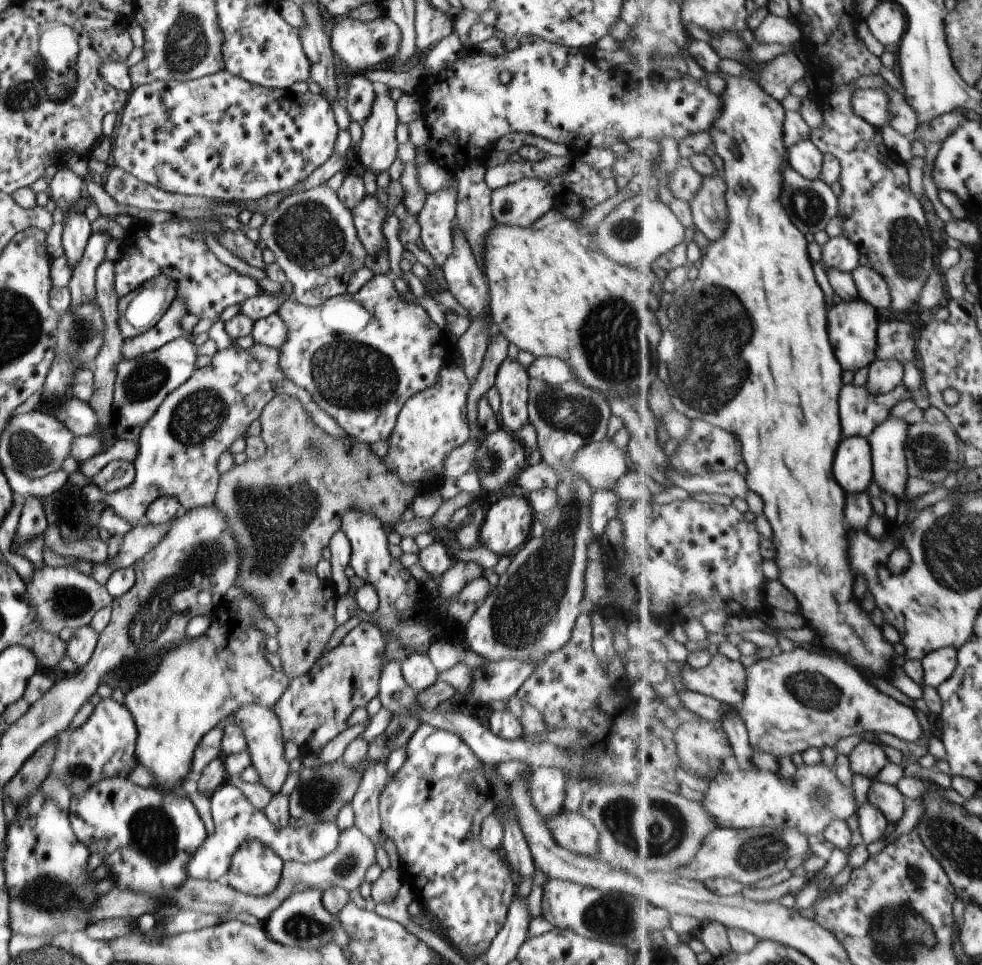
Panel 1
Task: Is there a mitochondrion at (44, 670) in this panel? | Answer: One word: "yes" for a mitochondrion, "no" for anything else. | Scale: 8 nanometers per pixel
no

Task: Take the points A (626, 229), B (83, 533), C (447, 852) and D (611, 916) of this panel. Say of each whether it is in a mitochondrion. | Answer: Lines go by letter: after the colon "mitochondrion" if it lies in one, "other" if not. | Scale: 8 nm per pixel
A: mitochondrion
B: other
C: other
D: mitochondrion

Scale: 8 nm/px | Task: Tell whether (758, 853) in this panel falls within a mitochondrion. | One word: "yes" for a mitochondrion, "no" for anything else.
yes

